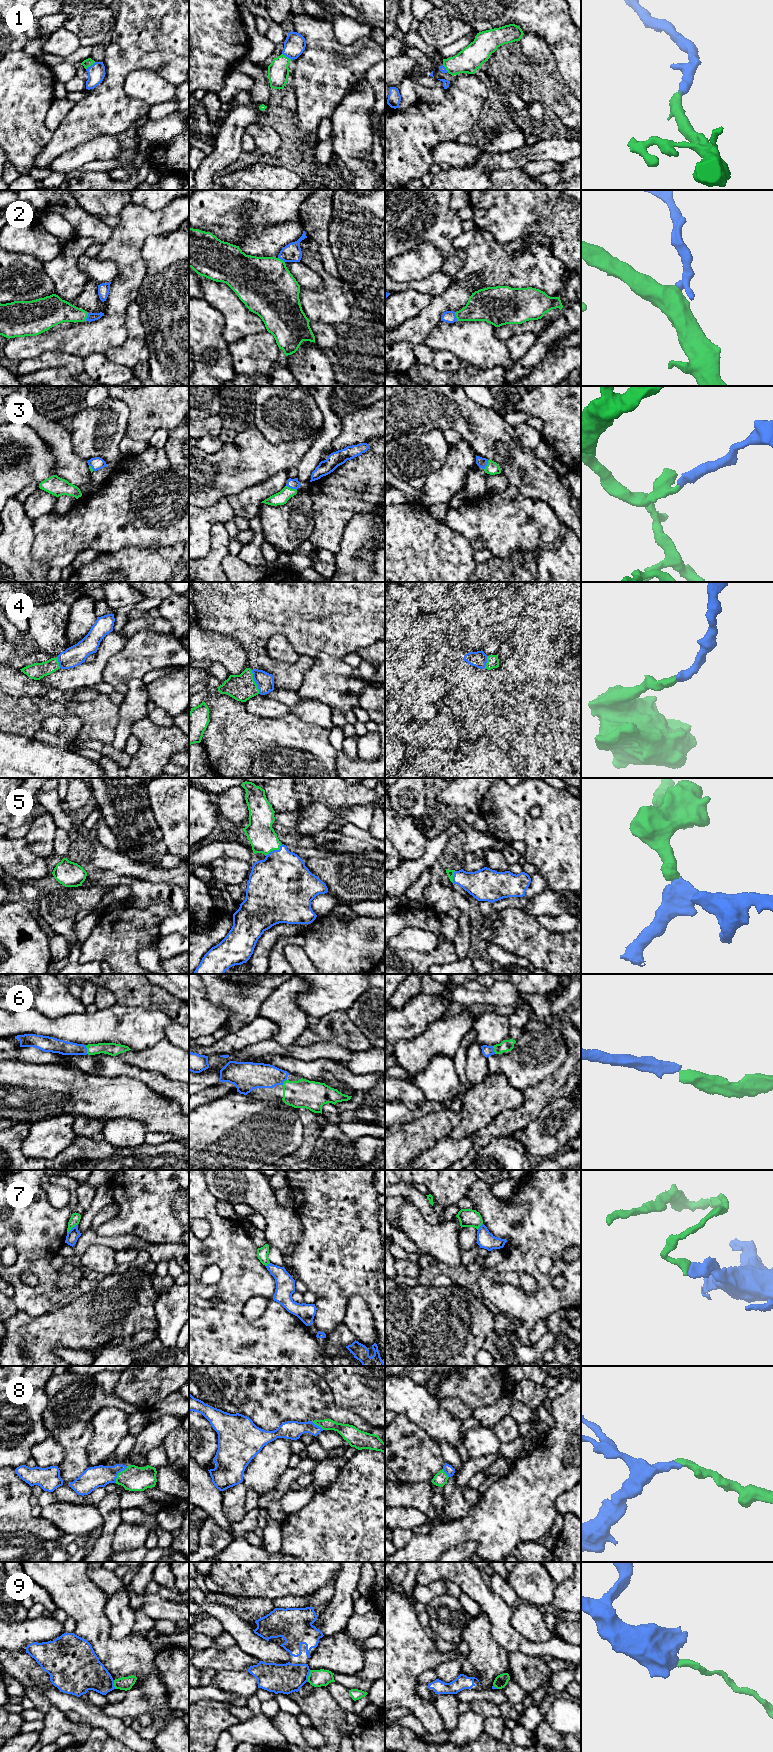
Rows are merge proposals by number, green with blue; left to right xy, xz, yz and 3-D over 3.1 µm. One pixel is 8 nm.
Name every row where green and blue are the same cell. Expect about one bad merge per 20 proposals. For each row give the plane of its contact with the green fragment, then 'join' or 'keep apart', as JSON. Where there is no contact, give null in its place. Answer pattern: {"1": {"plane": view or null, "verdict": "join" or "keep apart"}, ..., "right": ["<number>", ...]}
{"1": {"plane": "xy", "verdict": "join"}, "2": {"plane": "xy", "verdict": "join"}, "3": {"plane": "xz", "verdict": "join"}, "4": {"plane": "xz", "verdict": "join"}, "5": {"plane": "xz", "verdict": "join"}, "6": {"plane": "xy", "verdict": "join"}, "7": {"plane": "xy", "verdict": "keep apart"}, "8": {"plane": "xy", "verdict": "join"}, "9": {"plane": "xz", "verdict": "keep apart"}, "right": ["1", "2", "3", "4", "5", "6", "8"]}

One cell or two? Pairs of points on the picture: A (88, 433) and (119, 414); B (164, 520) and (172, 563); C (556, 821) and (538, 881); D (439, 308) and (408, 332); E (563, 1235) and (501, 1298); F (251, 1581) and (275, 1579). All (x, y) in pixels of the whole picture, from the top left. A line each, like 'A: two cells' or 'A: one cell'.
A: one cell
B: two cells
C: two cells
D: one cell
E: one cell
F: one cell

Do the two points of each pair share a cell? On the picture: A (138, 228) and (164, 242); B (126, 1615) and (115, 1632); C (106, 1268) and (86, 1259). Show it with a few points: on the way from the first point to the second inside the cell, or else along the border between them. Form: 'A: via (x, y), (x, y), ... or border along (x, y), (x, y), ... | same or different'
A: border along (175, 229), (150, 235), (145, 240), (141, 256) | different
B: via (122, 1619), (122, 1625), (119, 1628) | same
C: via (101, 1263), (97, 1259), (91, 1259) | same

